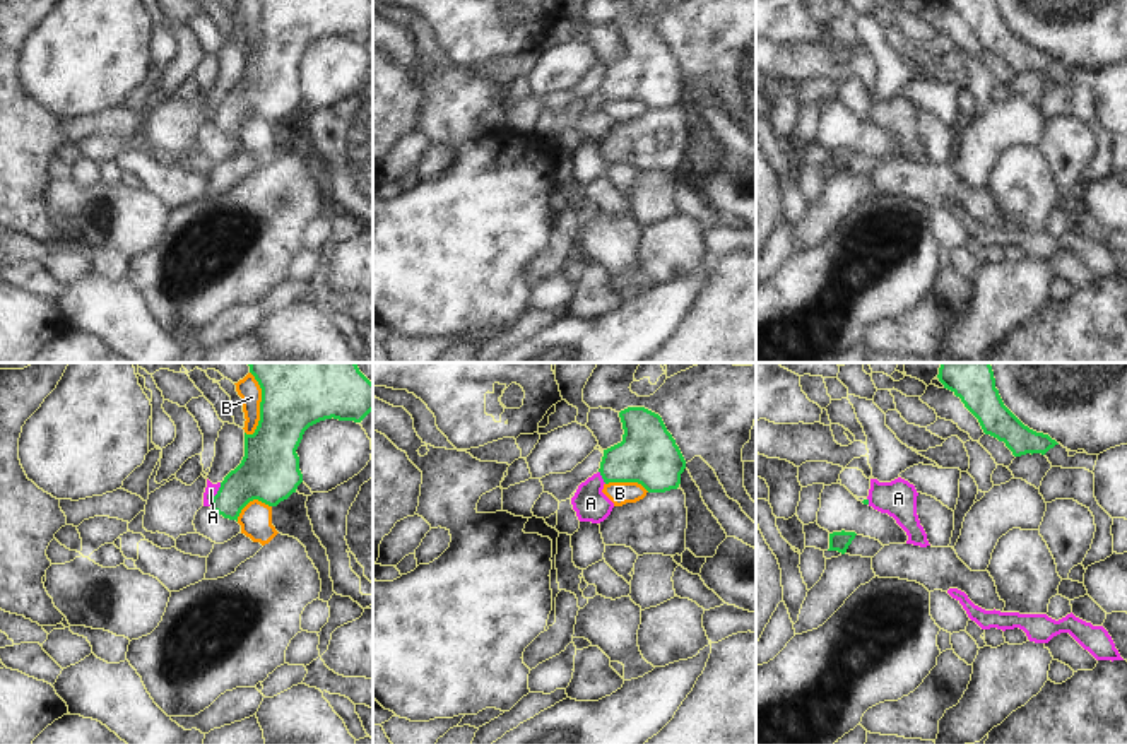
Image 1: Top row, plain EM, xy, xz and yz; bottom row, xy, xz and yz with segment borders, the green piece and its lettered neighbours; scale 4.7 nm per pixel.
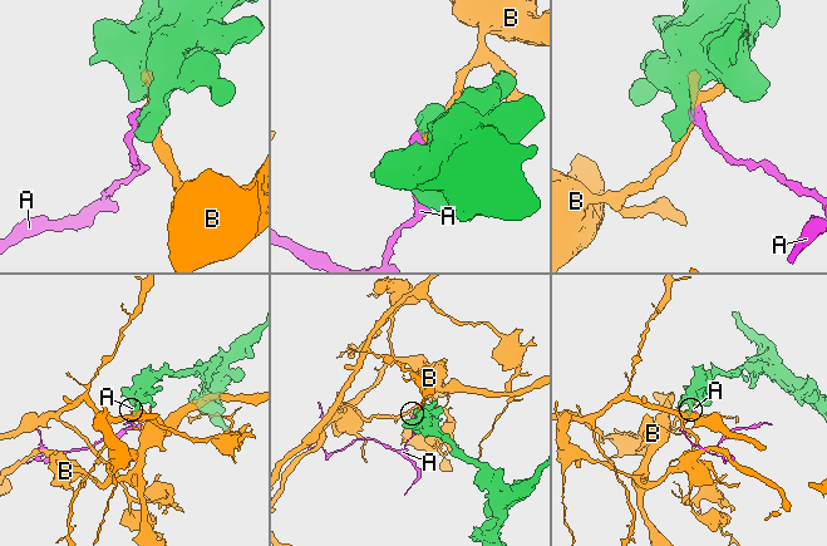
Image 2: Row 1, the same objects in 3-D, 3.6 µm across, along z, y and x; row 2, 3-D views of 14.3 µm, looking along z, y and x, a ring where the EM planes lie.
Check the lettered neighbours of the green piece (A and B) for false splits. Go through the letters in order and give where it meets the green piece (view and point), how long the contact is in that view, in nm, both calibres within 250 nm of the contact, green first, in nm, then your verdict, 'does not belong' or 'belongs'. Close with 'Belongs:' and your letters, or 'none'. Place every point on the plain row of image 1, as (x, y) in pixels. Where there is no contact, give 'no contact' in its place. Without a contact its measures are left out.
A: xy (216, 112) | 130 nm | 240/60 nm | does not belong
B: xy (260, 28) | 260 nm | 260/100 nm | does not belong
Belongs: none

